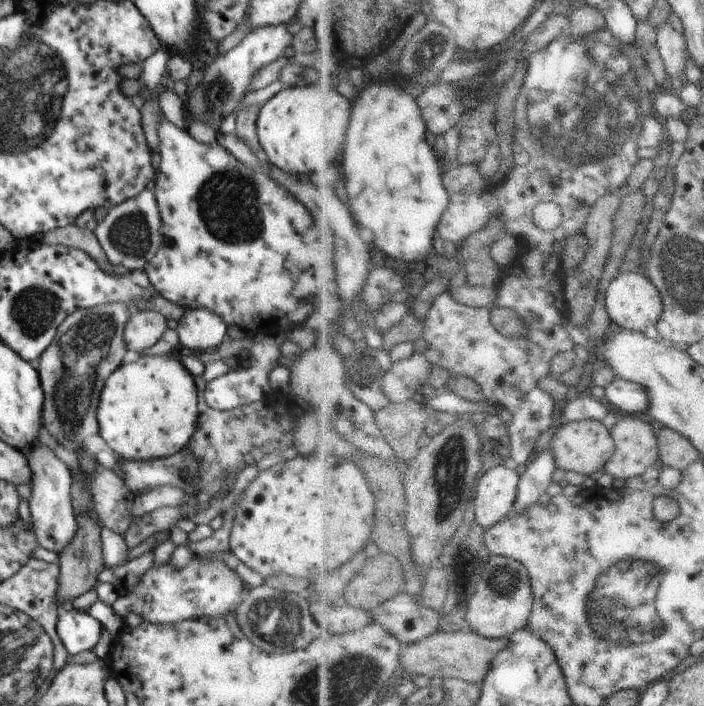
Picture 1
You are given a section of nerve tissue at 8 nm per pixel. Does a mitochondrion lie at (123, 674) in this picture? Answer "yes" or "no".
no

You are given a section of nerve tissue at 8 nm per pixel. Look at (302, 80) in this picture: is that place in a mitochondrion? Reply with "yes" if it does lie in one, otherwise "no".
no

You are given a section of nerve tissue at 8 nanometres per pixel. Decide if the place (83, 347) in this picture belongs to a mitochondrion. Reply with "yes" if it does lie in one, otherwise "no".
yes

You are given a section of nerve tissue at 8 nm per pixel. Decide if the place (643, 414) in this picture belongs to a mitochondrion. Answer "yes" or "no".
no

